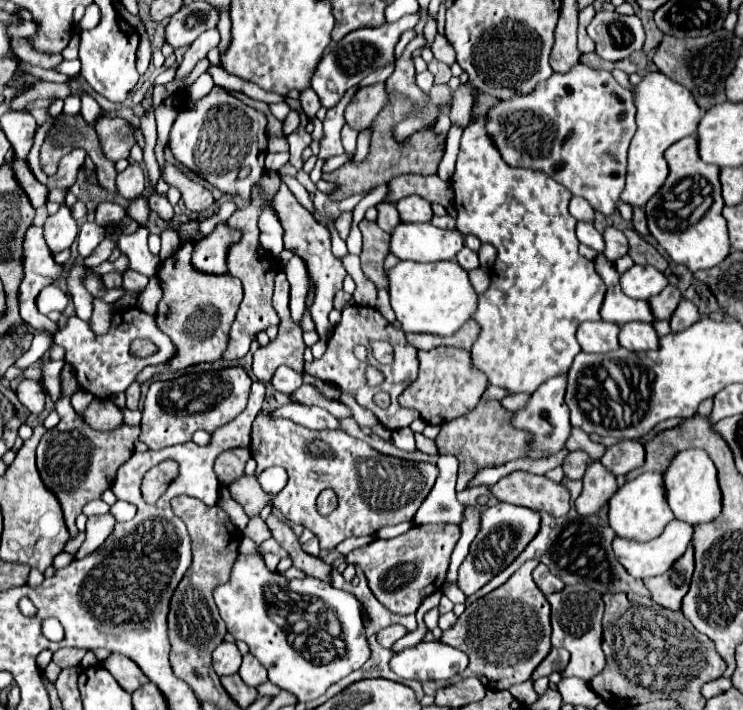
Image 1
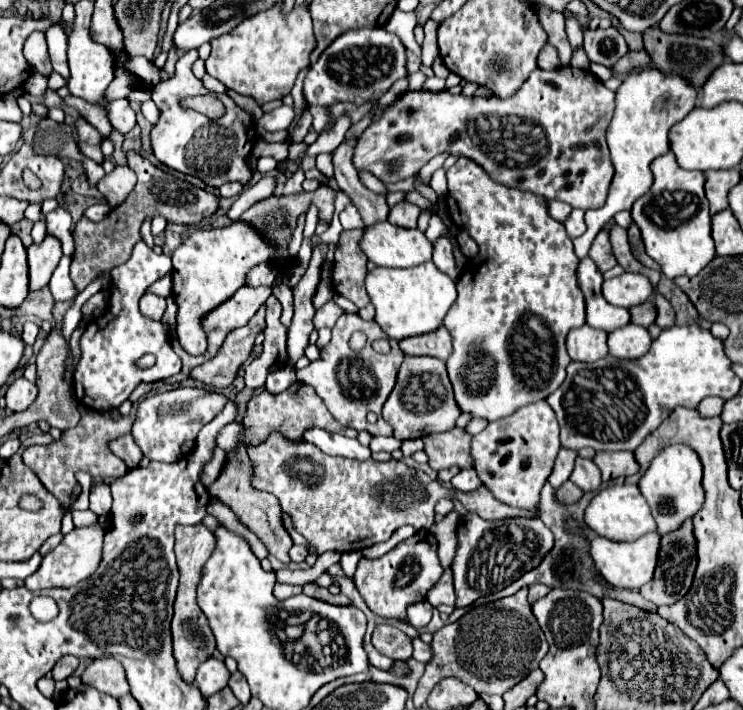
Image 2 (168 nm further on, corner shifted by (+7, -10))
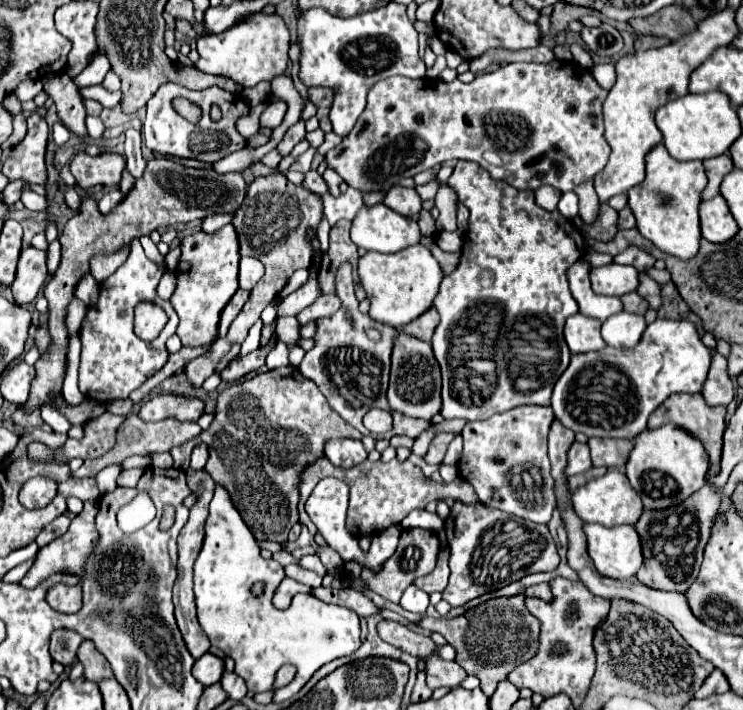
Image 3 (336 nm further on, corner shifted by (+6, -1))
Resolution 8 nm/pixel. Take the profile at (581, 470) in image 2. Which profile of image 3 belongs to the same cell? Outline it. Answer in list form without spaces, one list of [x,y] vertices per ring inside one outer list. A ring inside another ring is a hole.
[[[574,441],[574,443],[570,445],[570,451],[568,451],[568,465],[566,465],[566,469],[564,469],[564,475],[566,475],[566,477],[578,475],[578,473],[588,471],[590,467],[592,467],[592,461],[590,461],[588,445]]]

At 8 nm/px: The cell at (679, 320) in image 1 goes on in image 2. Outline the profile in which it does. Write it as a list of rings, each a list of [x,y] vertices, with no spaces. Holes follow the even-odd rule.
[[[661,294],[655,296],[655,304],[657,304],[657,312],[659,312],[655,324],[657,324],[661,330],[675,326],[675,312],[673,312],[671,304],[669,304]]]

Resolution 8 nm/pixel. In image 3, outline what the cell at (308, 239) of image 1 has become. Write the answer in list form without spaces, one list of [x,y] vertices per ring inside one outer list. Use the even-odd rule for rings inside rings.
[[[232,225],[216,233],[196,233],[180,243],[182,257],[178,263],[178,285],[172,295],[172,307],[180,317],[176,335],[184,347],[210,345],[218,337],[218,319],[232,295],[238,291],[238,237]]]

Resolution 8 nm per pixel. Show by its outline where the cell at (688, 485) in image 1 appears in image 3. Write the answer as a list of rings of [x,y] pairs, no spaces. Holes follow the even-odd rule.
[[[672,423],[642,431],[642,435],[634,439],[634,447],[626,463],[626,477],[634,487],[634,491],[640,495],[646,509],[664,509],[682,503],[706,483],[704,481],[706,473],[708,473],[708,455],[702,443],[690,433],[682,431],[680,427],[674,427]],[[668,479],[674,481],[674,485],[670,485],[672,487],[670,493],[664,493],[662,487],[668,483]]]

